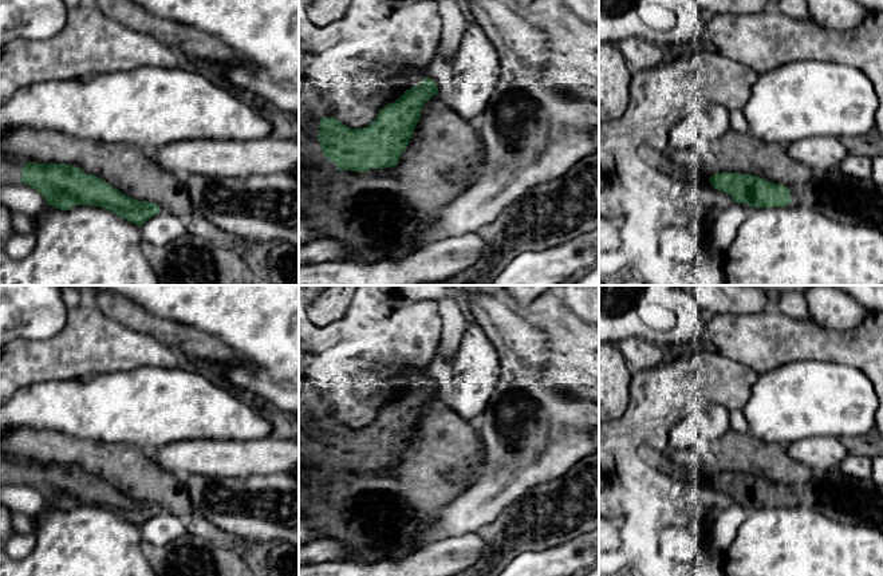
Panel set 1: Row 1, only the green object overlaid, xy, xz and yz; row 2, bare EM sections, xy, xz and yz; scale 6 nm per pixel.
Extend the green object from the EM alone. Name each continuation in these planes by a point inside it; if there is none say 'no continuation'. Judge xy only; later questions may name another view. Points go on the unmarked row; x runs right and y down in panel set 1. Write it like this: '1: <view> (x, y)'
1: xy (11, 466)

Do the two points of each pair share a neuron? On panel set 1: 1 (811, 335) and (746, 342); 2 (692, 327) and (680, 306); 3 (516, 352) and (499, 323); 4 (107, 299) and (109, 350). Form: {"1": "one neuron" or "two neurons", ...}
{"1": "one neuron", "2": "one neuron", "3": "one neuron", "4": "two neurons"}

